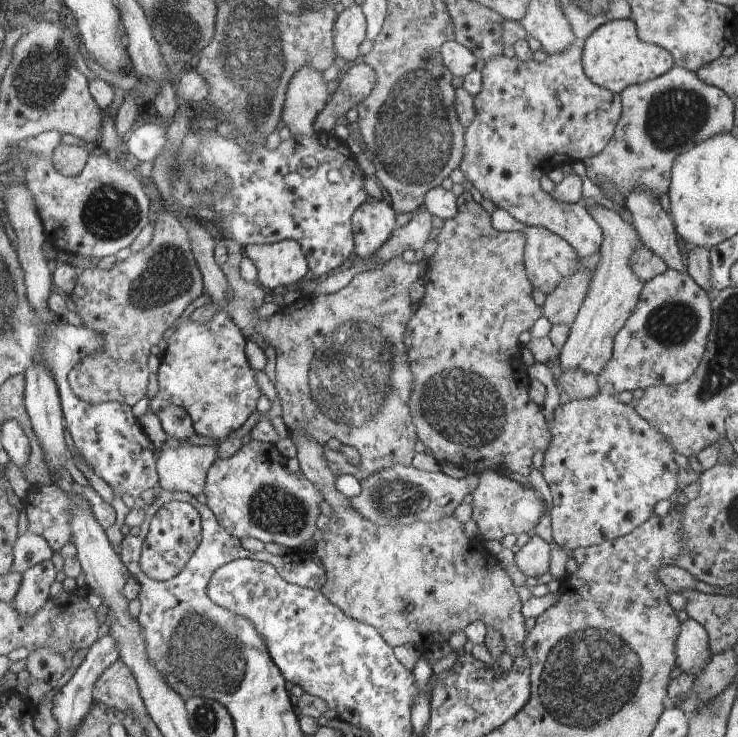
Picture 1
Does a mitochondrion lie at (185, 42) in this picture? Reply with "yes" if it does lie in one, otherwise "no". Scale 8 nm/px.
yes

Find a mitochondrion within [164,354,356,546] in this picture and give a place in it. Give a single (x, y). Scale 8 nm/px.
(276, 511)

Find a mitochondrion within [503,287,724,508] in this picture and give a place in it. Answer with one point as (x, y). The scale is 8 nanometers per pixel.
(672, 324)

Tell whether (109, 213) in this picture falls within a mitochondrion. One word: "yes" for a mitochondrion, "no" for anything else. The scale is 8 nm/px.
yes

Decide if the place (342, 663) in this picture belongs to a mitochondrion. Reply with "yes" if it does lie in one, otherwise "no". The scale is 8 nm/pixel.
yes

